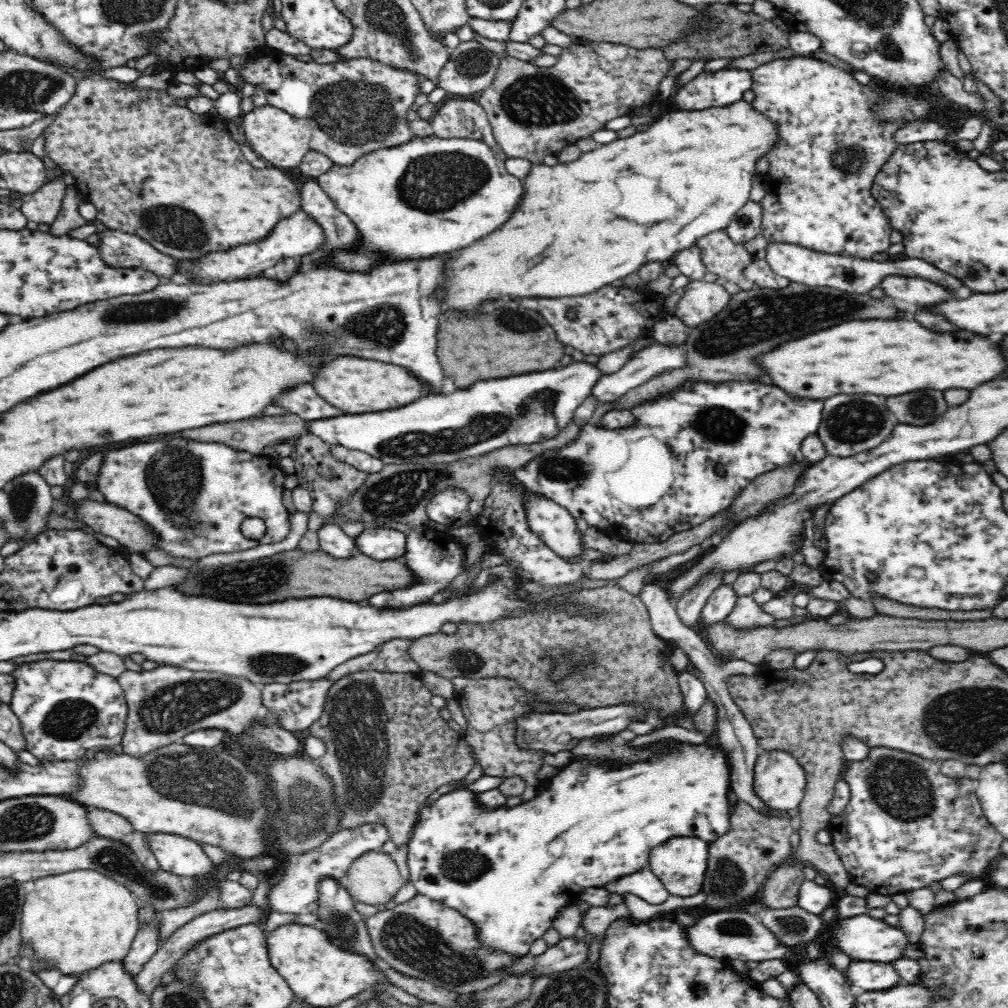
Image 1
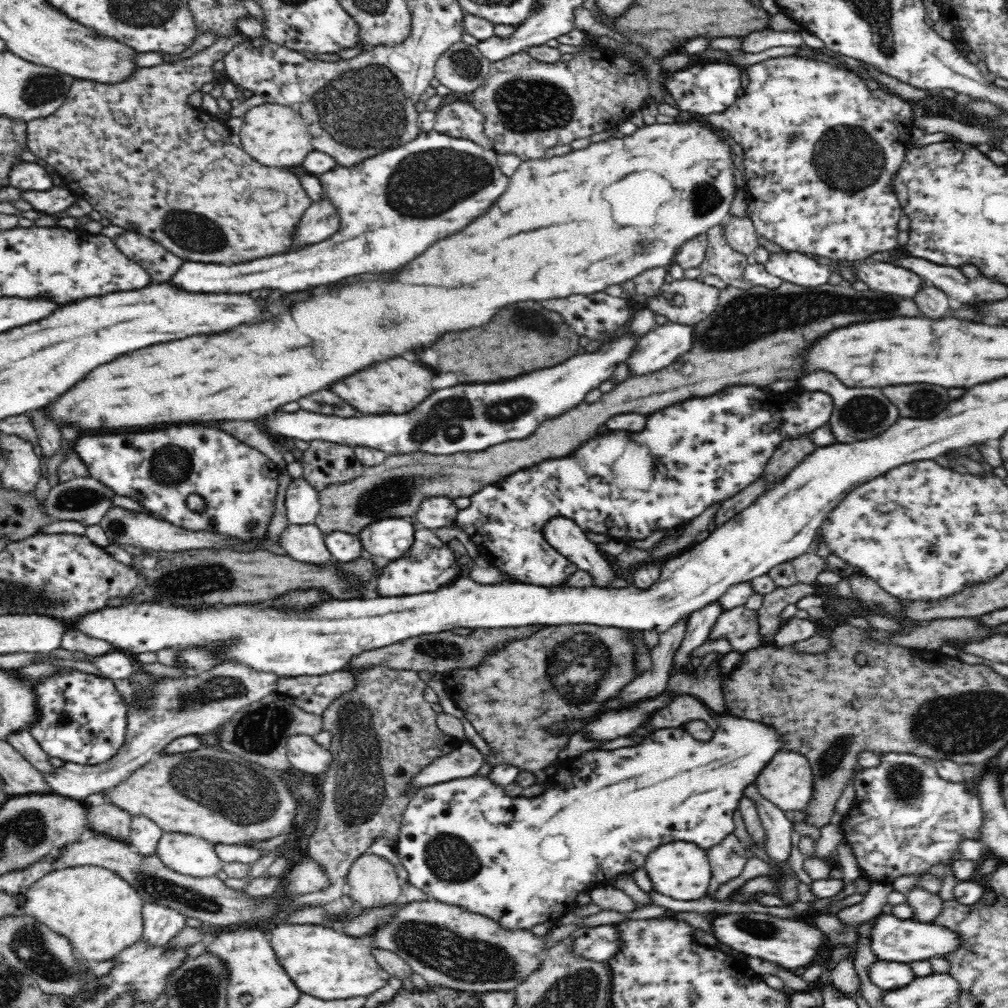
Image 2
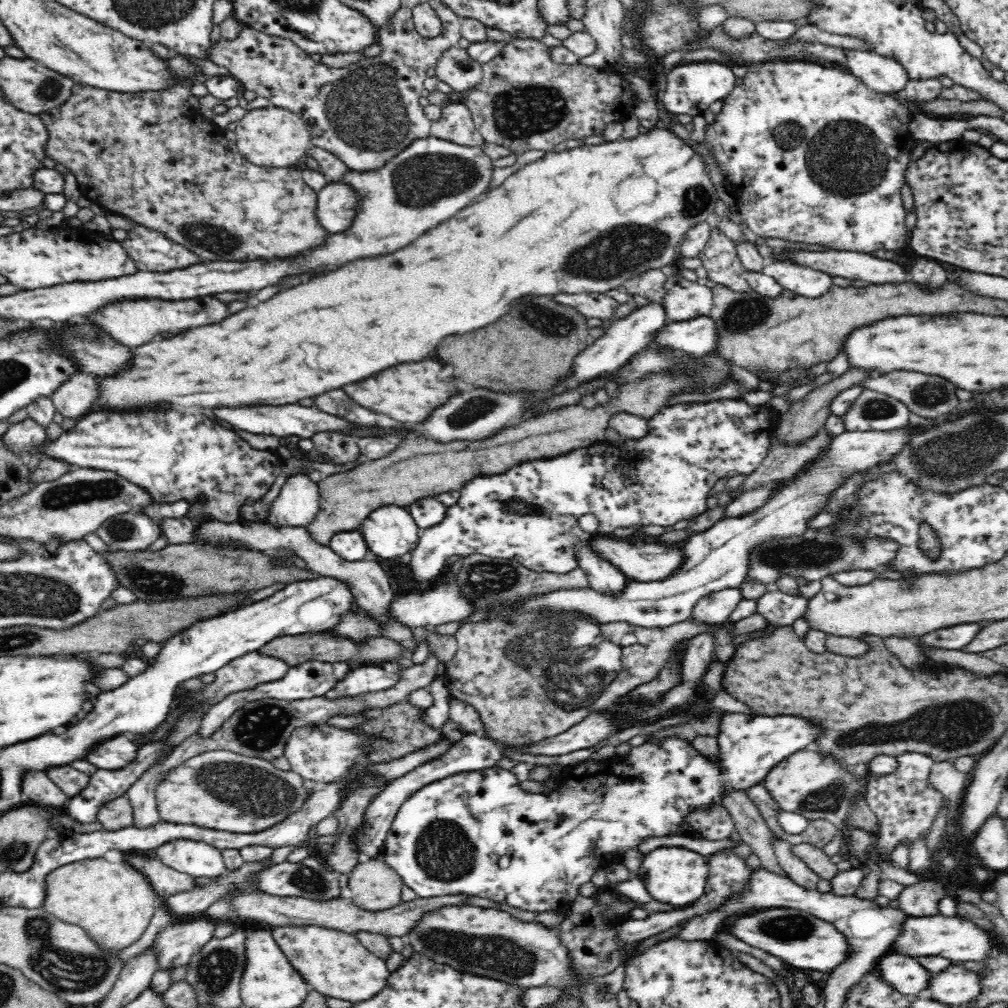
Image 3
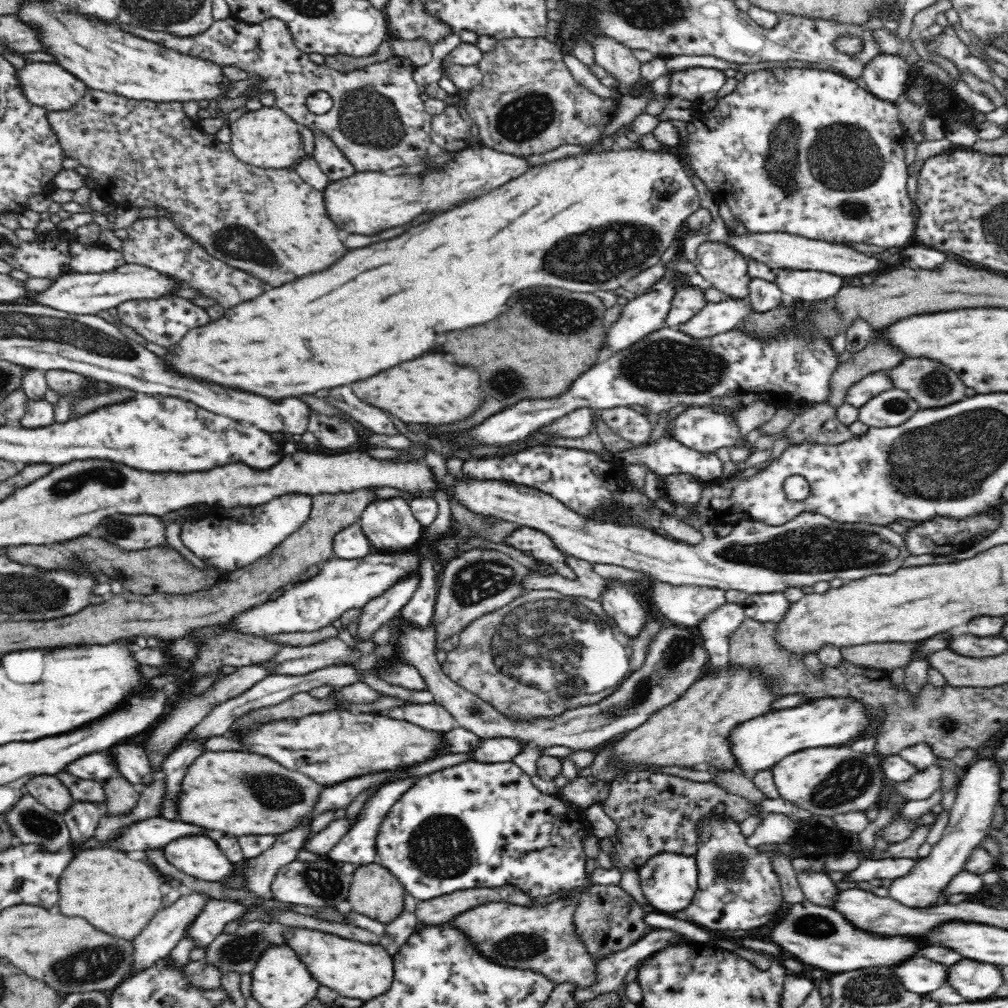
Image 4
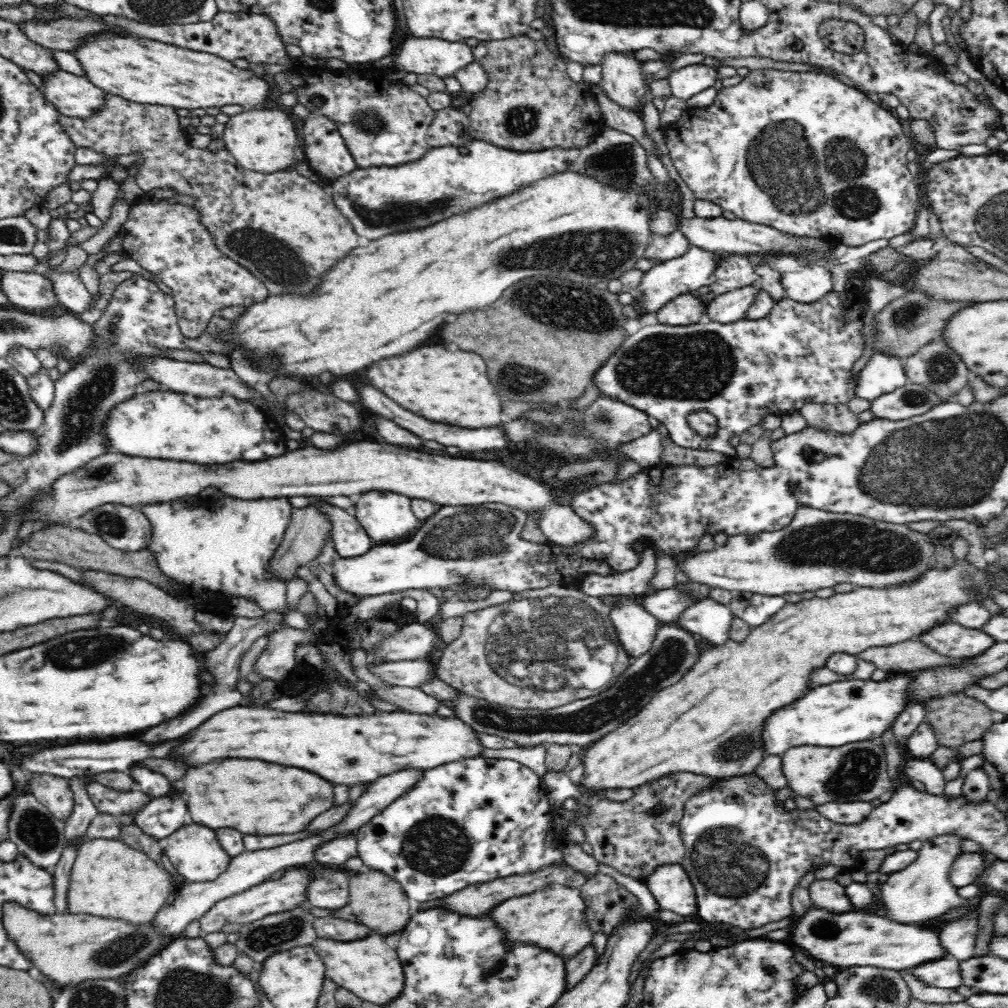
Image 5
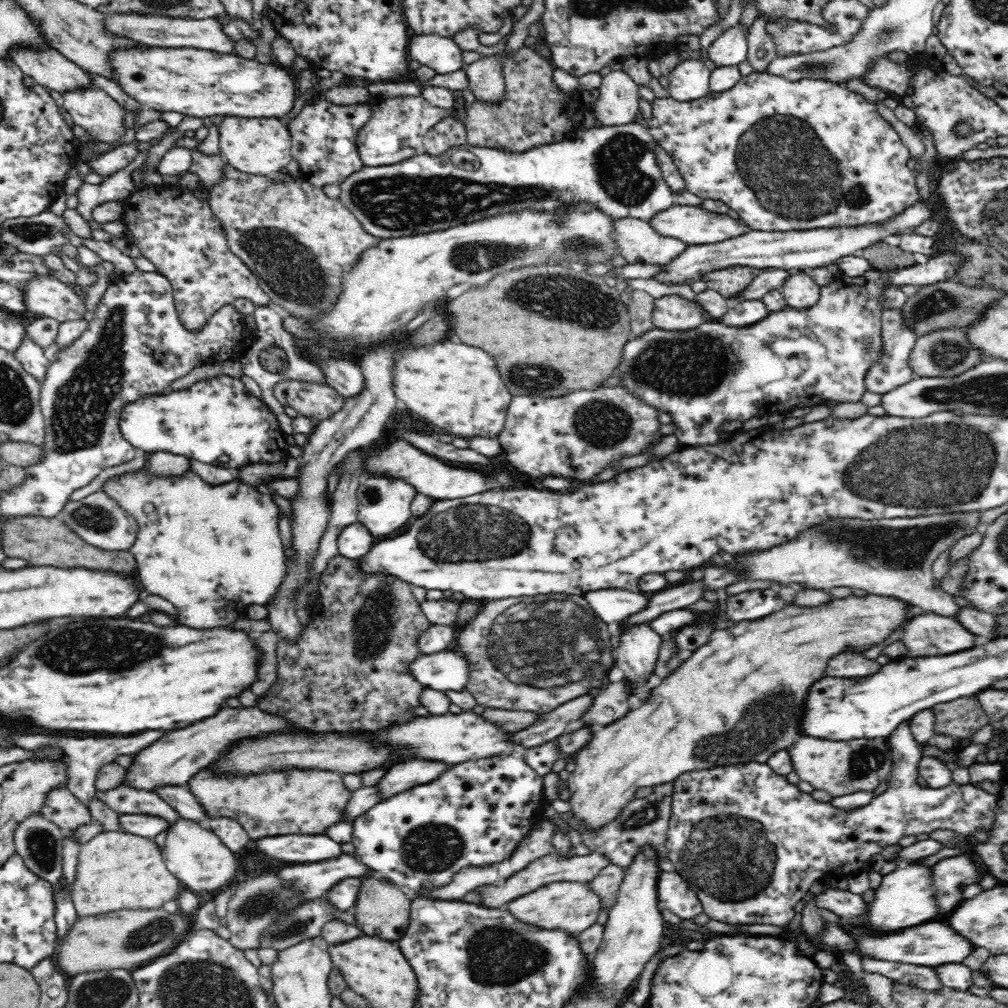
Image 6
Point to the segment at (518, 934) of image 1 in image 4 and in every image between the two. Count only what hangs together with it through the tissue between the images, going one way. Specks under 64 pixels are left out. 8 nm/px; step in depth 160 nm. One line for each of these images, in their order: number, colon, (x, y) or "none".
2: (520, 861)
3: (447, 839)
4: (475, 825)

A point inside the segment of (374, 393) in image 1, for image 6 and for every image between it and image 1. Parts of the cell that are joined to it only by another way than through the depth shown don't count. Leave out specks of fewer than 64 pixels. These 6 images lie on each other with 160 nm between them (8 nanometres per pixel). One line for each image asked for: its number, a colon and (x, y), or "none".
2: (393, 387)
3: (407, 392)
4: (427, 390)
5: (453, 387)
6: (456, 387)

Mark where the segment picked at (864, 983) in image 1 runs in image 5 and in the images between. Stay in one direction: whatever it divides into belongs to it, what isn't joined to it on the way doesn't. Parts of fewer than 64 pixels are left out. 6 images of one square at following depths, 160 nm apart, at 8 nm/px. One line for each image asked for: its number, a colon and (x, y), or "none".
2: (888, 976)
3: (903, 973)
4: (919, 975)
5: (945, 973)

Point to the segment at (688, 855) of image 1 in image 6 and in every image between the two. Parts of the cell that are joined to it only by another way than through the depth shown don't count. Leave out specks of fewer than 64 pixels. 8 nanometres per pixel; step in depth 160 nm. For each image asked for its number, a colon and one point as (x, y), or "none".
2: (681, 870)
3: (676, 875)
4: (669, 881)
5: (670, 885)
6: (674, 894)

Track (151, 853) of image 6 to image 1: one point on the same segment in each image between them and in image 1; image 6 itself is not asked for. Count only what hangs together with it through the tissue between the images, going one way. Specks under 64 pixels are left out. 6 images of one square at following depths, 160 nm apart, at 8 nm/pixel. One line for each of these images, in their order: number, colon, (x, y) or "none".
1: (76, 921)
2: (100, 914)
3: (112, 902)
4: (118, 893)
5: (108, 879)

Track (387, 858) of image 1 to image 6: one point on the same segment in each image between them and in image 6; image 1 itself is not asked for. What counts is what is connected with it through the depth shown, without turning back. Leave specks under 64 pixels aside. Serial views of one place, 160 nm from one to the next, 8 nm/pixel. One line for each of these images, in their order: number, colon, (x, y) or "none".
2: (371, 880)
3: (375, 886)
4: (375, 892)
5: (381, 904)
6: (382, 909)

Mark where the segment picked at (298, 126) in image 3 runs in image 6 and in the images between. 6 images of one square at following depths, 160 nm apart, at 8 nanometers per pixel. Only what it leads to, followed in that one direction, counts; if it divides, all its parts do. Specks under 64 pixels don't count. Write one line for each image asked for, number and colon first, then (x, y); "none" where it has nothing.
4: (267, 137)
5: (264, 140)
6: (261, 146)

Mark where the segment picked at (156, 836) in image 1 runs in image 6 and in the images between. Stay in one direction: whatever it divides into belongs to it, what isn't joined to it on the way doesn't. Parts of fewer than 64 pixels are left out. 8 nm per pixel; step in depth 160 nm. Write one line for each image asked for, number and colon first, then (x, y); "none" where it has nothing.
2: (187, 854)
3: (189, 856)
4: (199, 856)
5: (194, 850)
6: (201, 862)

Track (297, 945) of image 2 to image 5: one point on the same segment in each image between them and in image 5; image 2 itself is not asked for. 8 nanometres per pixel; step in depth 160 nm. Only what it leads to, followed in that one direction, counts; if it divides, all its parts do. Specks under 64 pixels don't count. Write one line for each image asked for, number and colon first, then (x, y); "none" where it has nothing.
3: (335, 963)
4: (355, 970)
5: (369, 968)

